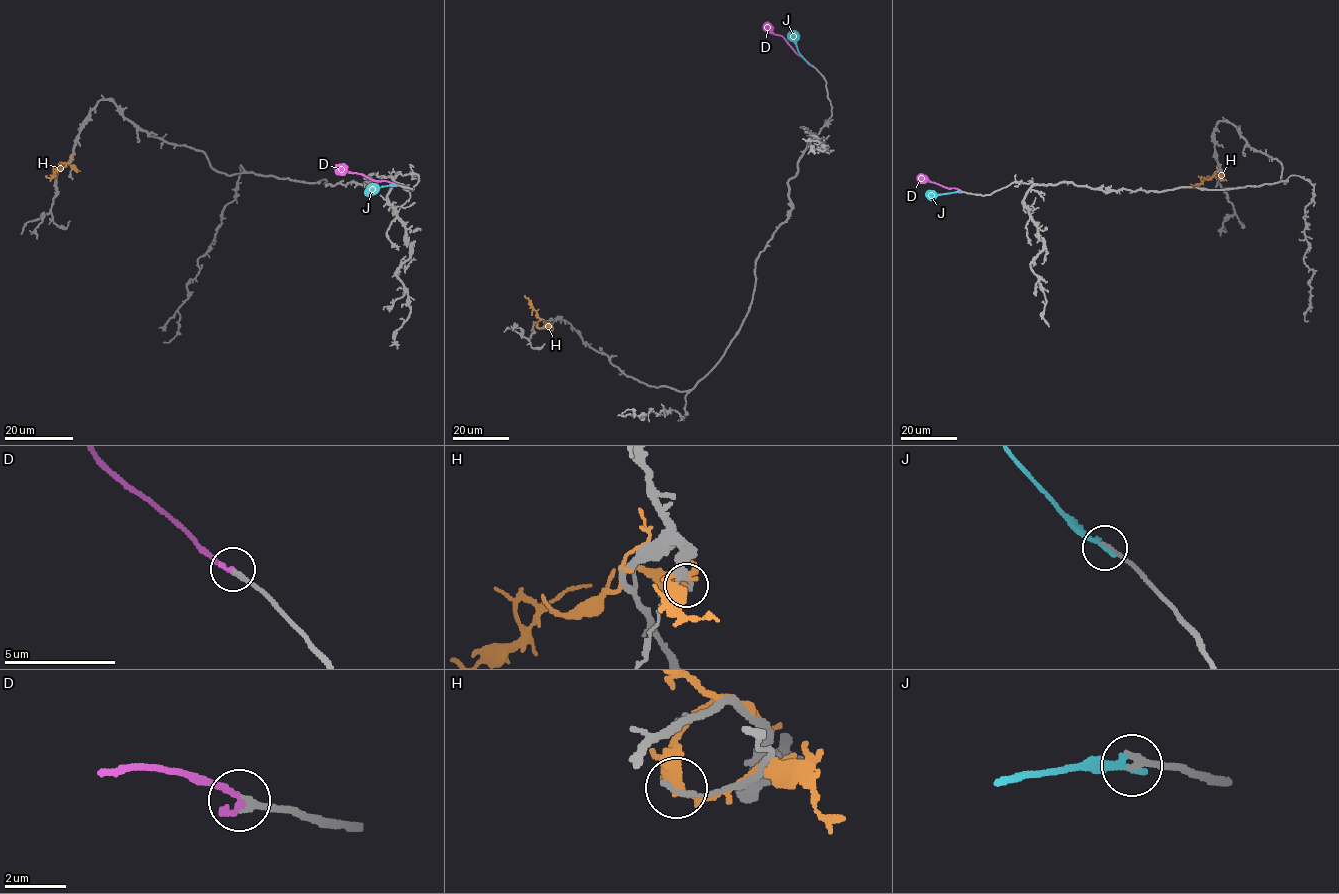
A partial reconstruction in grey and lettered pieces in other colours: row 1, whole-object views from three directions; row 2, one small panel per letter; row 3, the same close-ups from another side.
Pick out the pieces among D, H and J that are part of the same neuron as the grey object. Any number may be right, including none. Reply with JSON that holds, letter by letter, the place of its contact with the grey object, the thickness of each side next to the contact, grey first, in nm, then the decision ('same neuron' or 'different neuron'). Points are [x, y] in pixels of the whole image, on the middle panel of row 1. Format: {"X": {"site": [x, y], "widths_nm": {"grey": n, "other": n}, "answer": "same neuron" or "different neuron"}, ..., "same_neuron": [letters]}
{"D": {"site": [811, 65], "widths_nm": {"grey": 220, "other": 240}, "answer": "same neuron"}, "H": {"site": [537, 327], "widths_nm": {"grey": 160, "other": 340}, "answer": "different neuron"}, "J": {"site": [812, 66], "widths_nm": {"grey": 240, "other": 240}, "answer": "different neuron"}, "same_neuron": ["D"]}

